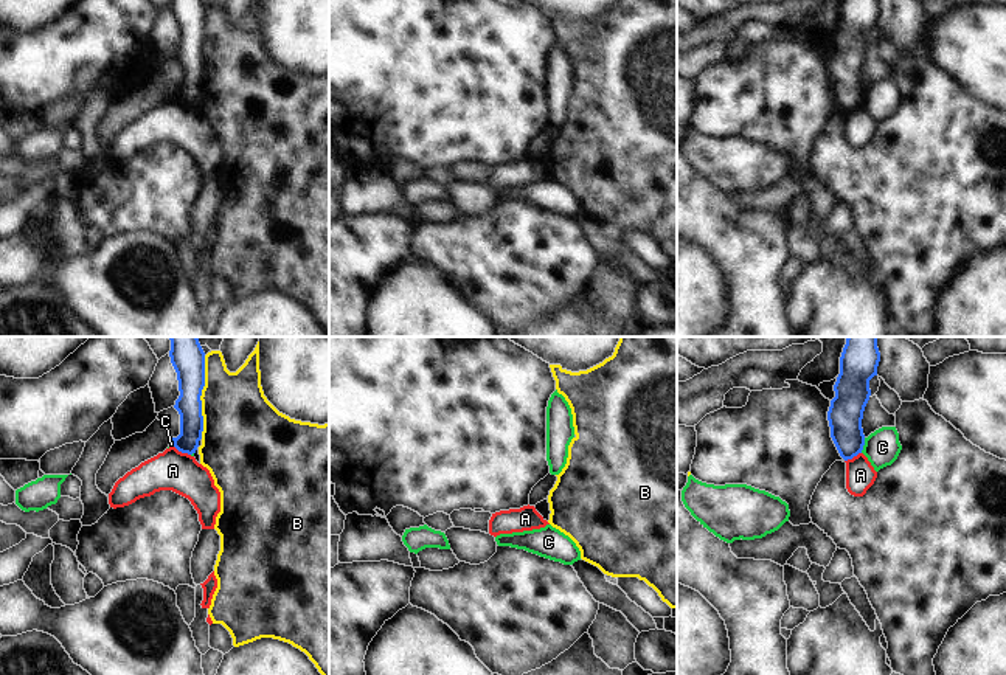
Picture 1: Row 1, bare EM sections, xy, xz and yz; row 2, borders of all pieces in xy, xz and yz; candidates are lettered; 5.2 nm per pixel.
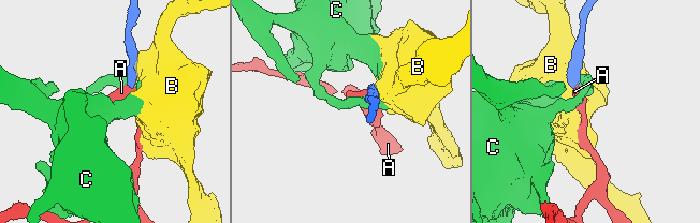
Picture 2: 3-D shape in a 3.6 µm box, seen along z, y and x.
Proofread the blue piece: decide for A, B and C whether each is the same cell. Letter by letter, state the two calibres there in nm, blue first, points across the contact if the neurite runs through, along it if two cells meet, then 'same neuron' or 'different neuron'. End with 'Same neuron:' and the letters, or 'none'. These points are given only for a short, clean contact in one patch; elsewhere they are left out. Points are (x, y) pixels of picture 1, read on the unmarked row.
A: calibres 130 and 200 nm; different neuron
B: calibres 160 and 380 nm; border xy (205, 8), (205, 38), (201, 48), (201, 90); different neuron
C: calibres 180 and 190 nm; border yz (865, 90), (860, 104); different neuron
Same neuron: none

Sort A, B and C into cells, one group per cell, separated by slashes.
A / B / C

